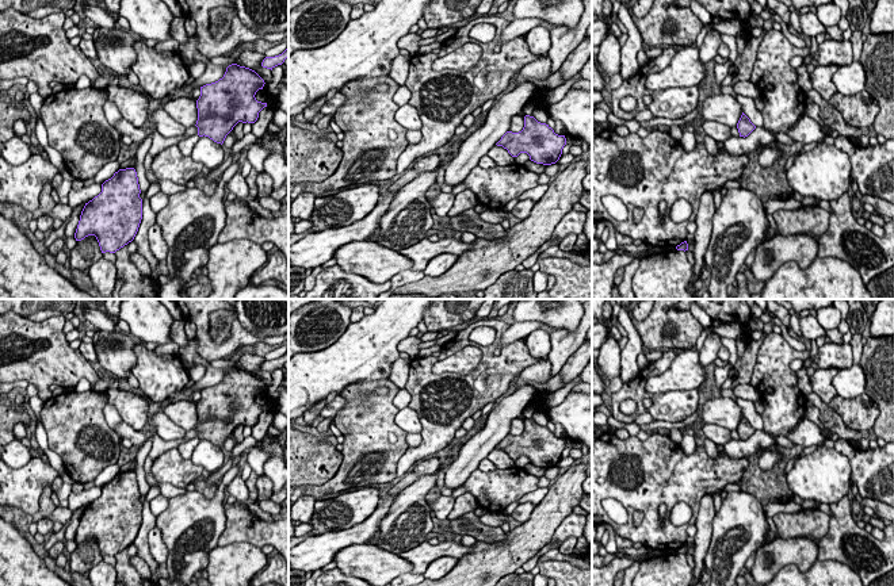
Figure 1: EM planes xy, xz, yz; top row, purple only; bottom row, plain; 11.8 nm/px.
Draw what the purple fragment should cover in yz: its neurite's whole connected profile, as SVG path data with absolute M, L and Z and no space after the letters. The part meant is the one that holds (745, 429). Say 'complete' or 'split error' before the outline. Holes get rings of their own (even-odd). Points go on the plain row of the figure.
complete; M742 415L738 426L737 426L737 432L740 436L740 440L748 440L754 432L756 429L750 425L750 422Z

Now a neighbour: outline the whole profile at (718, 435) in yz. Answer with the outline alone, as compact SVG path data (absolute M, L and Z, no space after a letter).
M704 424L703 434L706 438L710 438L717 445L725 445L731 440L731 430L714 424Z

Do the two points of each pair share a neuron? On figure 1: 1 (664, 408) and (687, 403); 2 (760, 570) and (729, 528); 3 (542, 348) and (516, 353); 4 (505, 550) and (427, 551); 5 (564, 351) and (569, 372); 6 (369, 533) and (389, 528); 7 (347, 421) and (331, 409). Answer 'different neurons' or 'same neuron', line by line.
1: same neuron
2: different neurons
3: different neurons
4: different neurons
5: different neurons
6: different neurons
7: different neurons

